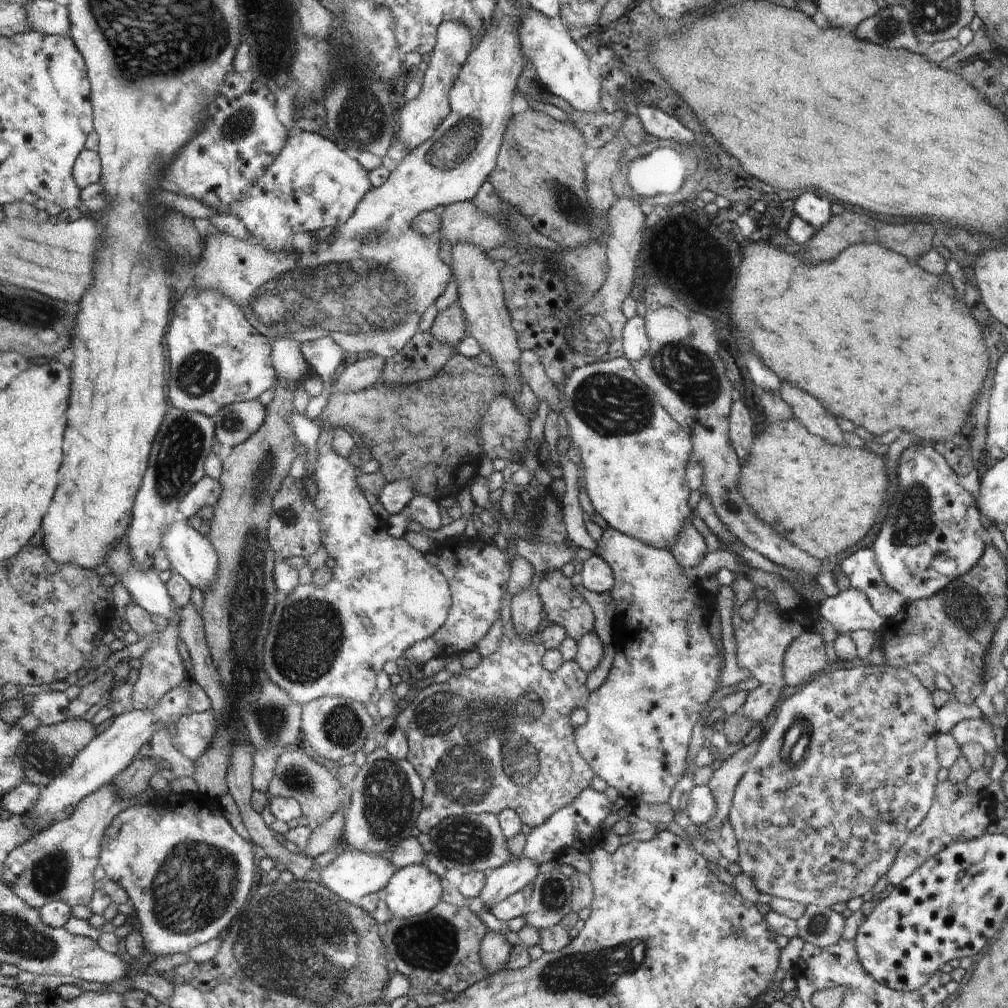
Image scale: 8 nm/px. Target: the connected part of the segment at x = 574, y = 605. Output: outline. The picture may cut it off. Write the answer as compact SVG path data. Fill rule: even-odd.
M550 570L534 580L545 617L564 628L568 637L578 642L594 628L595 616L584 597L574 589L561 570Z

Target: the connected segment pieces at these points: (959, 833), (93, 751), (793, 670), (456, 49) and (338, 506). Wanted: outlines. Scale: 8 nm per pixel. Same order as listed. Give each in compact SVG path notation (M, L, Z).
M949 779L938 782L934 791L934 800L930 810L904 842L904 846L898 850L894 864L888 870L890 884L902 884L907 877L910 877L920 865L923 865L928 858L952 846L956 840L974 840L980 838L988 824L996 821L997 800L986 789L973 792L967 789L965 782L955 784Z
M189 679L182 686L174 688L168 693L156 710L144 712L134 709L132 712L115 716L111 726L99 734L90 746L76 757L74 764L60 774L52 786L42 789L42 798L38 806L28 815L28 824L36 824L40 830L47 829L56 823L56 816L68 808L77 807L82 800L94 794L100 788L110 785L120 776L137 758L144 744L152 741L152 736L158 728L168 728L169 725L177 725L184 716L194 713L192 710L192 686L196 681Z
M808 630L792 641L787 650L787 657L784 658L784 682L788 686L806 686L814 674L824 670L824 666L824 642L818 632Z
M444 22L438 28L438 43L430 53L430 61L424 66L424 77L421 79L419 95L408 101L400 113L400 140L410 151L432 137L436 129L451 113L451 103L448 94L459 77L460 69L466 64L473 50L473 38L477 35L464 22Z
M318 419L318 460L313 466L313 476L318 492L314 504L320 514L320 540L329 556L336 560L332 582L328 586L301 584L275 605L271 628L263 648L263 665L269 680L274 681L290 696L294 704L308 705L320 697L336 696L366 703L374 692L374 680L384 662L396 661L416 642L432 637L444 624L452 605L447 578L438 568L430 565L426 554L412 547L405 537L390 538L386 530L366 522L370 506L354 480L354 470L348 459L336 454L332 448L334 426Z

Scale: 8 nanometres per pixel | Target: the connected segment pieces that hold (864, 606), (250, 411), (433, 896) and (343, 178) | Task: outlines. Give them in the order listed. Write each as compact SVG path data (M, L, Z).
M852 588L826 597L818 605L818 614L832 624L840 635L849 635L858 629L880 632L887 619L874 612L864 592Z
M258 399L242 401L220 410L216 419L218 440L237 447L264 424L267 410Z
M424 864L399 868L385 886L385 902L396 918L431 912L439 904L440 880Z
M299 130L288 138L287 144L283 148L284 154L268 166L242 200L228 212L238 216L246 230L256 236L259 244L270 253L289 245L297 232L309 231L313 234L322 228L335 230L343 226L373 188L368 172L358 164L358 160L338 150L319 133Z

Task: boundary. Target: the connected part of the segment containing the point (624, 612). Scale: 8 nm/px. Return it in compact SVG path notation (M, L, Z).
M612 527L603 530L596 546L596 556L611 566L615 576L615 588L610 596L615 608L616 652L606 680L587 701L588 720L575 729L576 743L595 775L631 803L666 804L674 784L686 772L692 728L712 696L722 668L722 646L716 650L709 632L716 596L696 580L688 580L683 567L669 550L648 546Z

